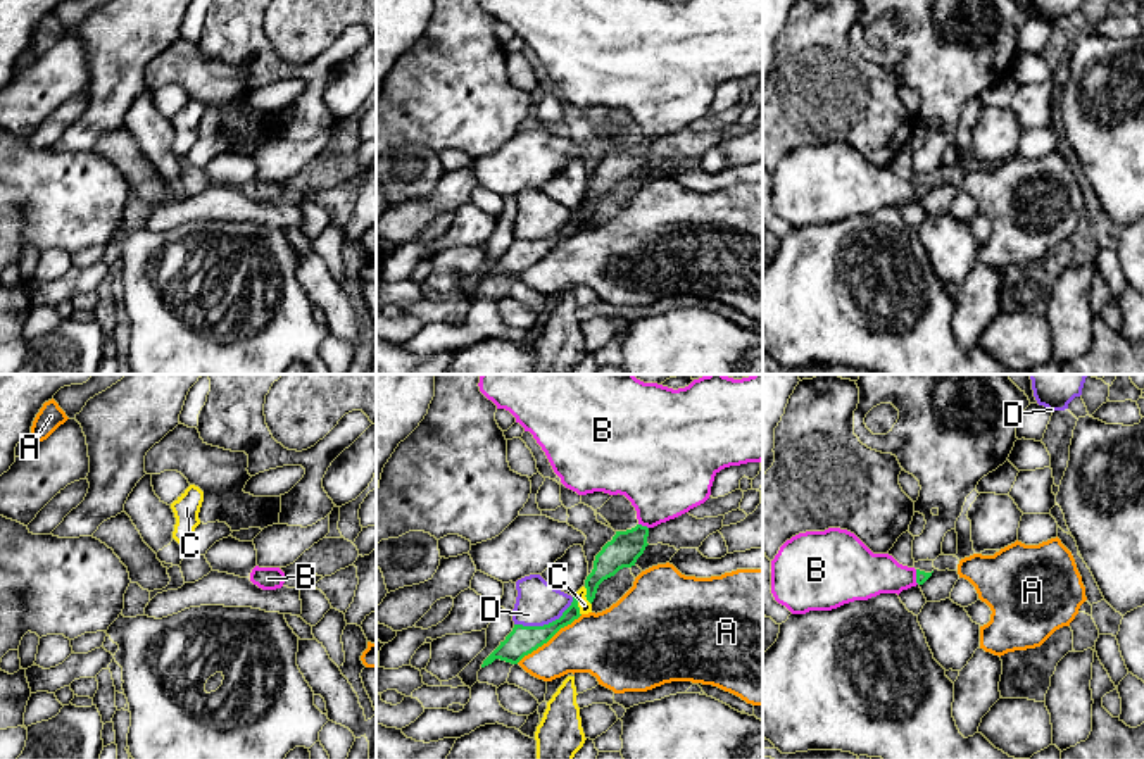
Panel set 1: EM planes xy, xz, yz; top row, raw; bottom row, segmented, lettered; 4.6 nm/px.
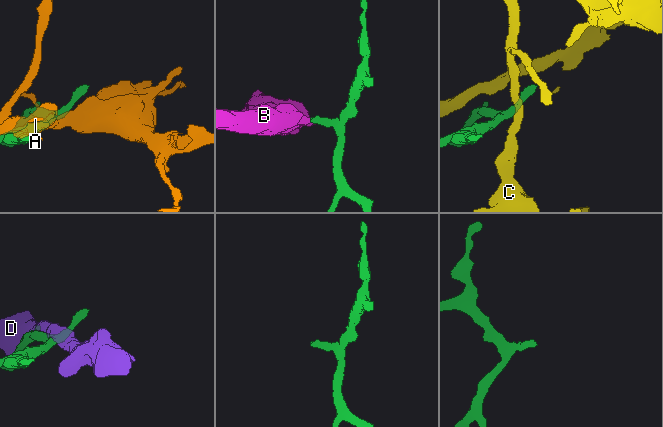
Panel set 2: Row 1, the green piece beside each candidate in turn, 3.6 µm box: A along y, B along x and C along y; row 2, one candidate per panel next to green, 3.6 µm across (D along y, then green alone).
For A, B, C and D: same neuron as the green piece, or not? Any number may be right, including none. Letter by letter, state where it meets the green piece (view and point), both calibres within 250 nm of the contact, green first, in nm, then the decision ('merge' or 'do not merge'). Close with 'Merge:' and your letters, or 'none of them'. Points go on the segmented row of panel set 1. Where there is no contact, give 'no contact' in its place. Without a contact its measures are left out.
A: xz (549, 639) | 140/300 nm | do not merge
B: xz (644, 526) | 150/380 nm | merge
C: xz (577, 606) | 110/60 nm | do not merge
D: xz (546, 625) | 140/200 nm | do not merge
Merge: B

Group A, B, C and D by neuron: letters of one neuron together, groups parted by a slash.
A / B / C / D

